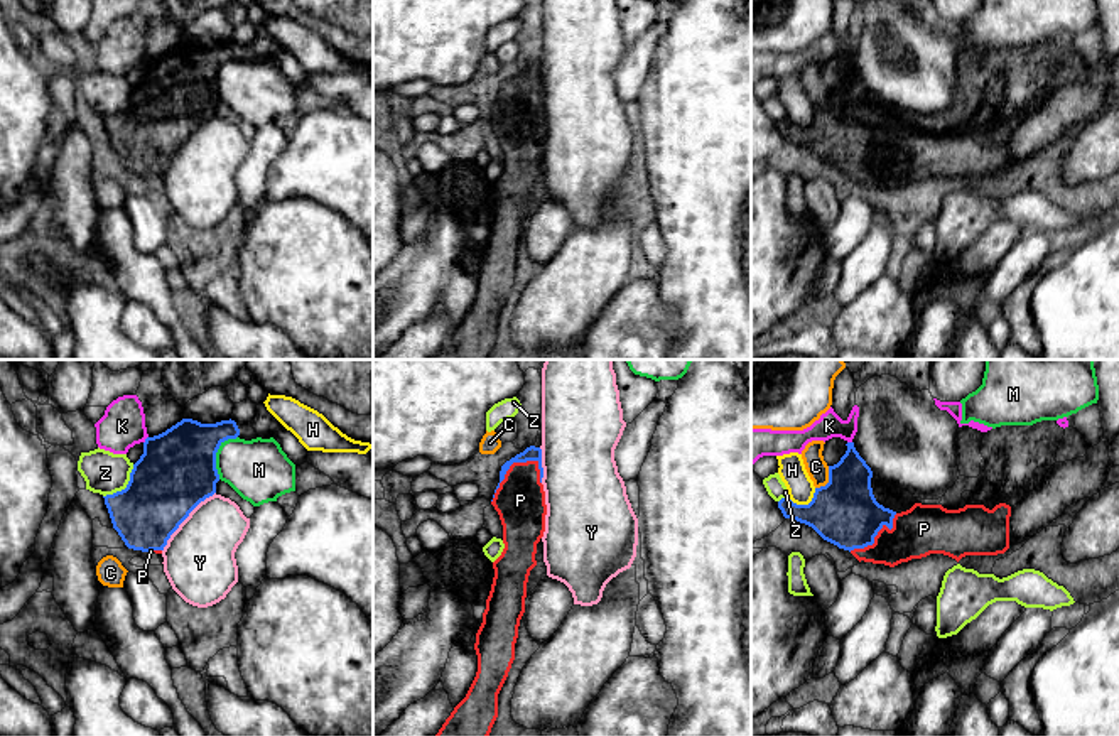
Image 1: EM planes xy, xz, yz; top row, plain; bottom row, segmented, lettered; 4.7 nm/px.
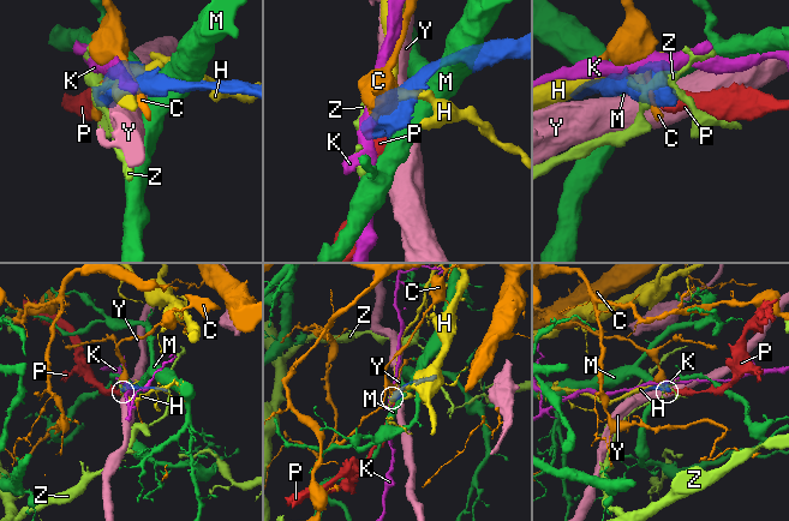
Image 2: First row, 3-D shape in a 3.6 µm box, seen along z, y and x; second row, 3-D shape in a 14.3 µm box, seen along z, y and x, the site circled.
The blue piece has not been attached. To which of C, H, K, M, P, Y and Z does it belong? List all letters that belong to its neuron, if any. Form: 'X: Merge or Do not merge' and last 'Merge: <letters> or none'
C: Do not merge
H: Do not merge
K: Do not merge
M: Do not merge
P: Merge
Y: Do not merge
Z: Do not merge
Merge: P

